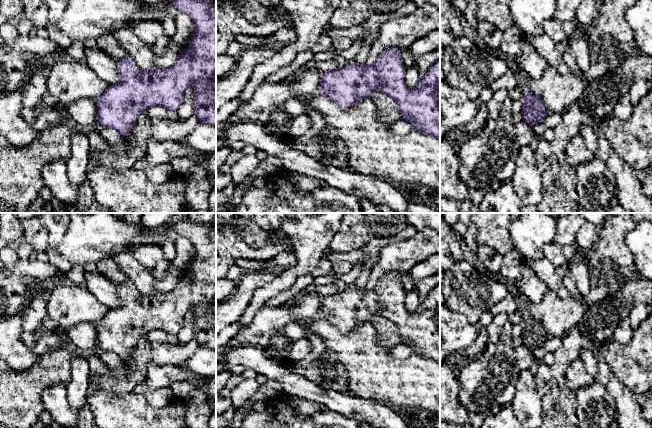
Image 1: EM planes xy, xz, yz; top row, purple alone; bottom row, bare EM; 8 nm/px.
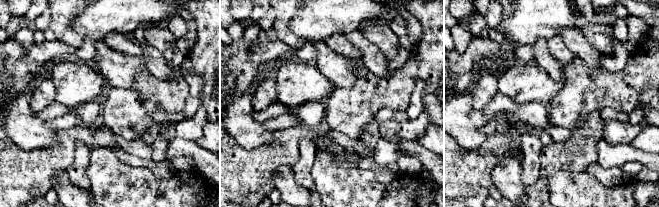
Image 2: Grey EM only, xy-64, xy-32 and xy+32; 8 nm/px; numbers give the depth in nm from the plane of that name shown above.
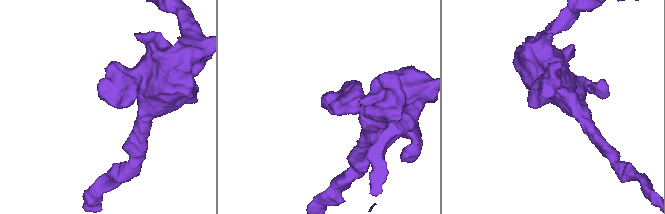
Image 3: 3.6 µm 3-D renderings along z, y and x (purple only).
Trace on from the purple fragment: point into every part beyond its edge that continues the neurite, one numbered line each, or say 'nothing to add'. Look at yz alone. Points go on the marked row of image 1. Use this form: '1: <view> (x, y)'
nothing to add

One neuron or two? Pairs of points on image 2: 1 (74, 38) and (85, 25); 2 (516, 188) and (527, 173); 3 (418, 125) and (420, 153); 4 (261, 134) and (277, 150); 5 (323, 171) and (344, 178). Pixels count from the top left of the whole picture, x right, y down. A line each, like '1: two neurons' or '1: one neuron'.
1: two neurons
2: two neurons
3: two neurons
4: two neurons
5: one neuron

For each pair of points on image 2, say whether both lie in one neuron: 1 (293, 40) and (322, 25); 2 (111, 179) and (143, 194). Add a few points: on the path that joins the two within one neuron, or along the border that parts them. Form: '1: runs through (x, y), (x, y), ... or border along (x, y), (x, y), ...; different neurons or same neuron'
1: border along (294, 14), (290, 20), (289, 28), (305, 42); different neurons
2: runs through (119, 187), (135, 194); same neuron

